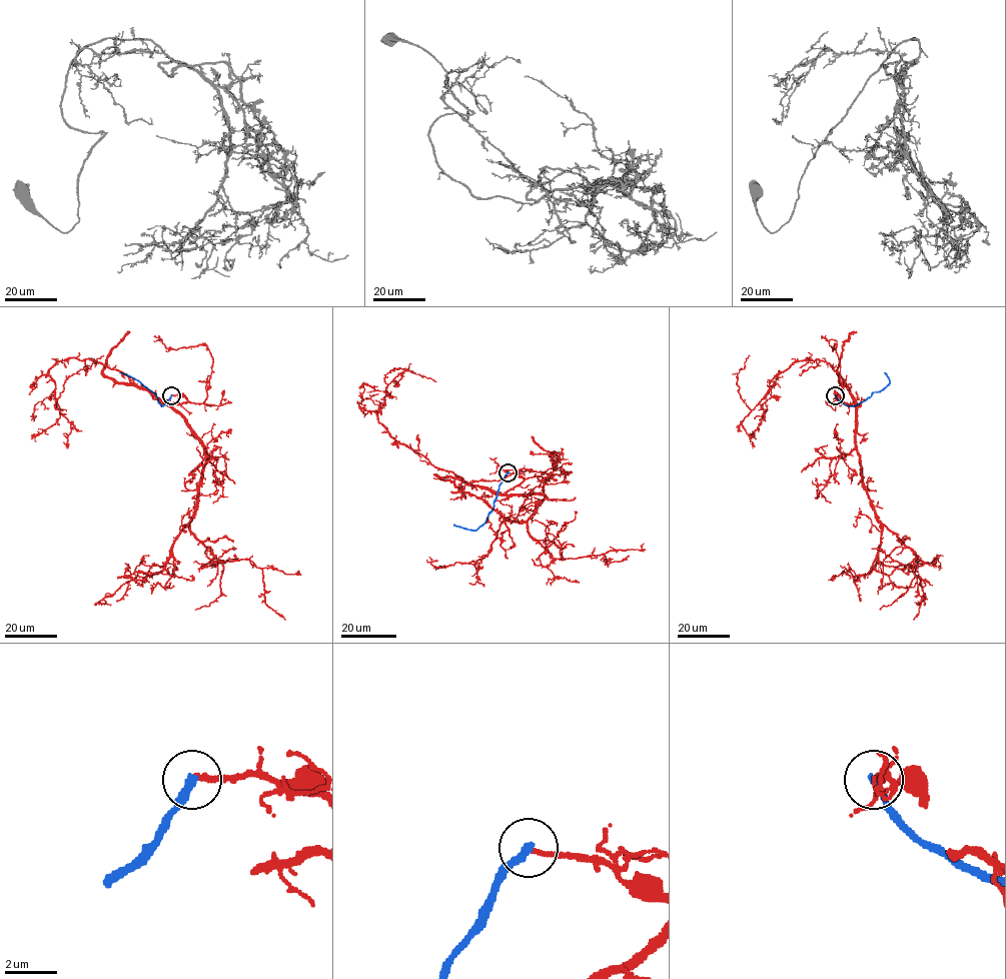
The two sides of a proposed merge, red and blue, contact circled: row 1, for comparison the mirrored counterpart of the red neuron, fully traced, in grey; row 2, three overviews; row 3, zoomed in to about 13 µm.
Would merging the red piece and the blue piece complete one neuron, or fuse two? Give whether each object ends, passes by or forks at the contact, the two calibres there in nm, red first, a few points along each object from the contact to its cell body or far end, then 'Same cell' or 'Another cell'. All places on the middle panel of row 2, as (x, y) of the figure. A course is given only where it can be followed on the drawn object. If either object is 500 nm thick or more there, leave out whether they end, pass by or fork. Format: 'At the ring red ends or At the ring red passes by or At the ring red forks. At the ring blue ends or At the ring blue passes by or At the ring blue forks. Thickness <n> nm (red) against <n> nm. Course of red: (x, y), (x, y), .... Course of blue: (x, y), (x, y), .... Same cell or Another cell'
At the ring red ends. At the ring blue ends. Thickness 190 nm (red) against 280 nm. Course of red: (509, 472), (525, 478), (505, 494), (546, 499), (525, 522), (507, 519), (463, 491), (471, 481), (528, 469). Course of blue: (509, 472), (499, 484), (493, 509), (486, 521), (475, 530), (453, 525). Another cell

